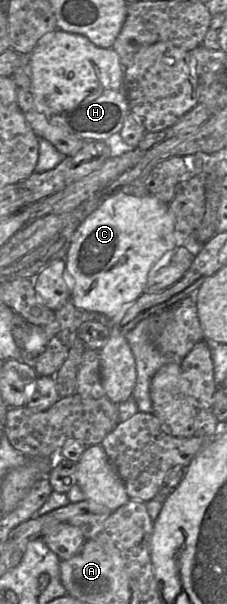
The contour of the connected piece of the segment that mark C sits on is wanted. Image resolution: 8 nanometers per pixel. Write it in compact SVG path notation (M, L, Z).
M119 190L89 214L73 234L65 257L66 276L71 285L70 300L76 308L104 315L107 319L121 314L145 293L153 267L167 252L175 250L178 239L169 204L161 202L152 194L136 197Z

